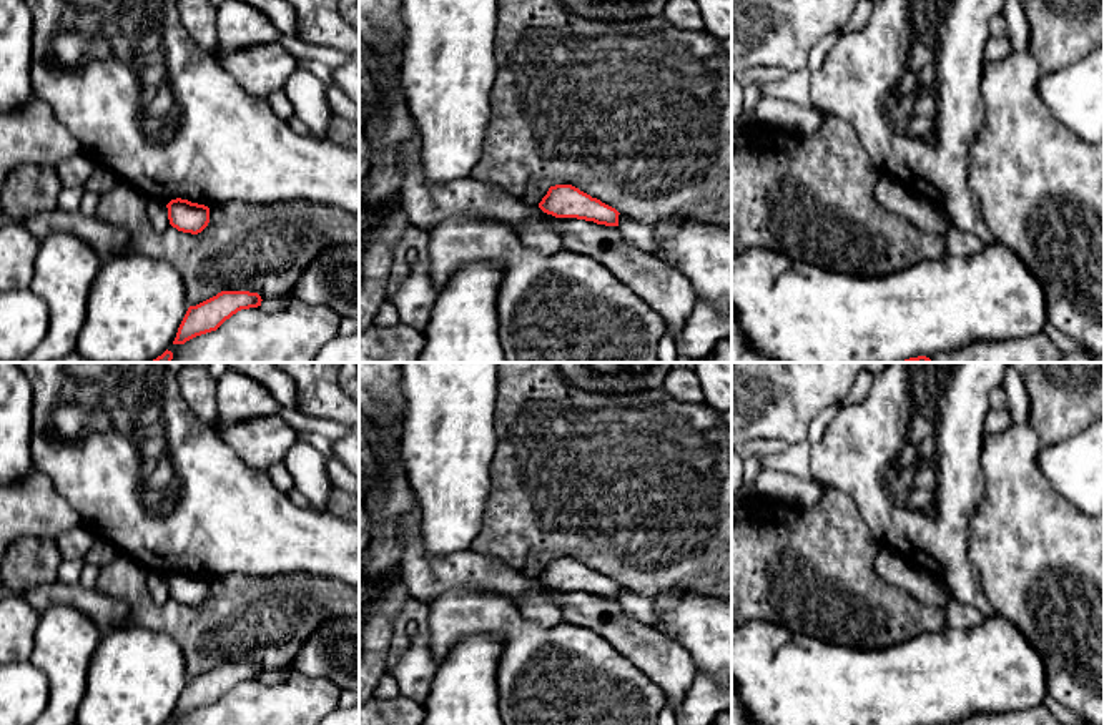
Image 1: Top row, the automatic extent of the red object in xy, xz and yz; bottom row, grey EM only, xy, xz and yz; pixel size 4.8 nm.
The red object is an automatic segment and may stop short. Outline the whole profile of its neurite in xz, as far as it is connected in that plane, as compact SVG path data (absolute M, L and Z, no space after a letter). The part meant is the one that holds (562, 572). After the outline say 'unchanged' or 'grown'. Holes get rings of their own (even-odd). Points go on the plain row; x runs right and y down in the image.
M572 557L550 559L539 580L555 590L577 590L619 599L619 584Z; unchanged

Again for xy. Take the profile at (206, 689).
M221 663L196 678L190 678L173 717L185 717L196 708L216 703L233 687L241 682L258 680L261 673L258 665Z; unchanged

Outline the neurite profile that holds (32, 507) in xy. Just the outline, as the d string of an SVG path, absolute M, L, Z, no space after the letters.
M33 469L17 484L0 486L0 562L5 550L20 537L57 539L80 525L83 522L78 514L40 471Z

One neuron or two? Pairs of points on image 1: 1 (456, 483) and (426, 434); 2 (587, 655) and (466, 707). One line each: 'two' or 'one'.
1: one
2: two

